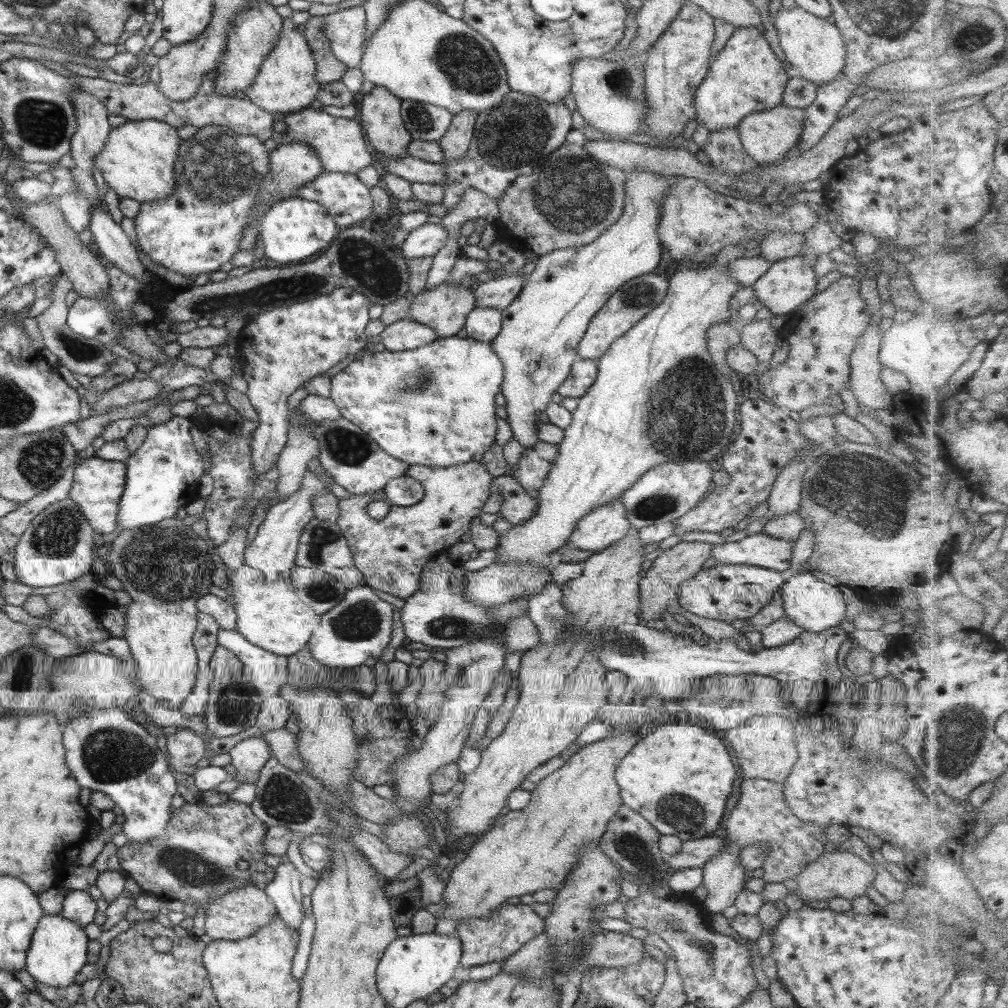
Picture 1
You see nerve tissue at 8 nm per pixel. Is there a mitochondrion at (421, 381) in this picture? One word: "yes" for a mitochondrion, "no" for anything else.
yes

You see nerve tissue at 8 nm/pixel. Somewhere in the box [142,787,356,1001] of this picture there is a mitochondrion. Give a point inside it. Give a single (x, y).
(188, 866)

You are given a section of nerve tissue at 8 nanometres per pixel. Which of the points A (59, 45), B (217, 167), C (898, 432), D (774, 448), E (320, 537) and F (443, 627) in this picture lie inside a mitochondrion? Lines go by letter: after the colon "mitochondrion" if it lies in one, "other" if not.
A: other
B: mitochondrion
C: other
D: mitochondrion
E: mitochondrion
F: mitochondrion

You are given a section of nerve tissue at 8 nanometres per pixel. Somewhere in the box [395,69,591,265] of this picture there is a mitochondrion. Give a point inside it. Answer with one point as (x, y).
(420, 119)

